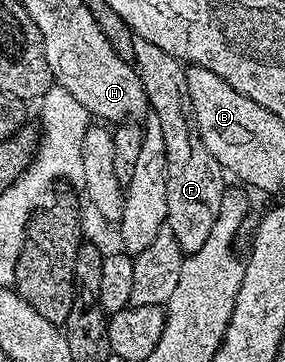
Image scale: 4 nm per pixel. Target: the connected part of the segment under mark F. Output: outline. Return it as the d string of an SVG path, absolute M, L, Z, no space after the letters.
M137 39L134 46L134 67L146 90L151 115L158 118L158 126L162 126L162 138L166 142L166 227L174 234L174 238L178 238L180 249L185 254L191 254L202 250L206 238L210 238L210 229L214 226L214 218L218 218L218 206L222 206L222 198L226 191L226 172L216 161L214 154L206 150L196 129L194 110L190 106L190 86L186 86L188 73L185 65L166 54L166 50L154 46L154 42Z

